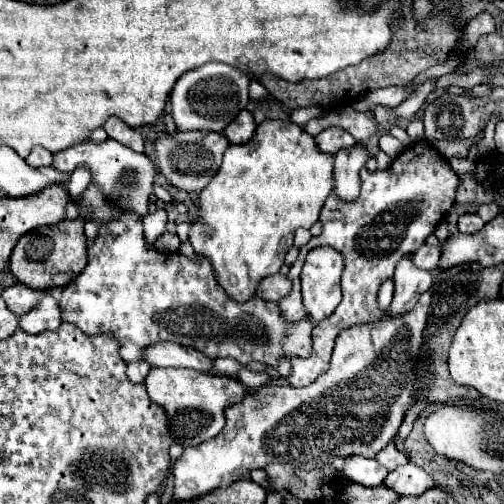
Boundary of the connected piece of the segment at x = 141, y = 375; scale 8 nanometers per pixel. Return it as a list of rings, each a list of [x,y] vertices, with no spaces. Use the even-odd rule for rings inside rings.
[[[133,361],[133,363],[127,365],[127,375],[129,375],[129,379],[133,383],[143,383],[145,377],[147,377],[147,373],[149,373],[149,369],[151,369],[149,363],[145,363],[145,361]]]

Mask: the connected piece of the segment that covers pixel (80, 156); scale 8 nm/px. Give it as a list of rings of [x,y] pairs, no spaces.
[[[105,139],[99,143],[81,141],[69,149],[63,149],[61,153],[53,155],[53,167],[61,173],[71,173],[79,165],[85,165],[89,169],[93,185],[97,185],[105,193],[105,197],[117,211],[123,209],[123,211],[135,211],[141,217],[147,215],[157,169],[145,153],[137,153],[137,151],[117,143],[115,139]]]

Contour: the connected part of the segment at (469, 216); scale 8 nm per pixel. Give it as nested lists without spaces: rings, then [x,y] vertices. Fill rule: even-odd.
[[[465,213],[459,217],[459,231],[461,233],[477,233],[479,229],[483,229],[483,219],[477,213]]]

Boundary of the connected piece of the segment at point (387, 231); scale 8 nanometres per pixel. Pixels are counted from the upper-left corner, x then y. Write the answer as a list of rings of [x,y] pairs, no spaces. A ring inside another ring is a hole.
[[[417,141],[409,145],[387,169],[375,173],[361,169],[361,193],[355,201],[343,201],[337,197],[335,191],[331,191],[319,217],[319,221],[323,223],[323,233],[319,237],[311,237],[309,243],[299,249],[299,257],[287,273],[293,287],[289,295],[277,301],[277,305],[281,309],[281,317],[287,323],[297,323],[305,317],[299,291],[299,275],[305,263],[305,255],[309,253],[309,249],[319,245],[329,245],[343,255],[345,261],[345,269],[341,275],[343,301],[325,321],[313,327],[311,355],[291,359],[293,369],[287,381],[293,387],[305,387],[313,383],[319,375],[323,375],[329,369],[335,337],[343,329],[353,327],[357,323],[373,323],[381,319],[383,311],[377,307],[379,285],[393,277],[395,265],[403,255],[413,253],[417,247],[425,243],[427,235],[435,231],[437,223],[455,203],[457,183],[459,183],[457,173],[437,153],[437,149],[431,143]]]

